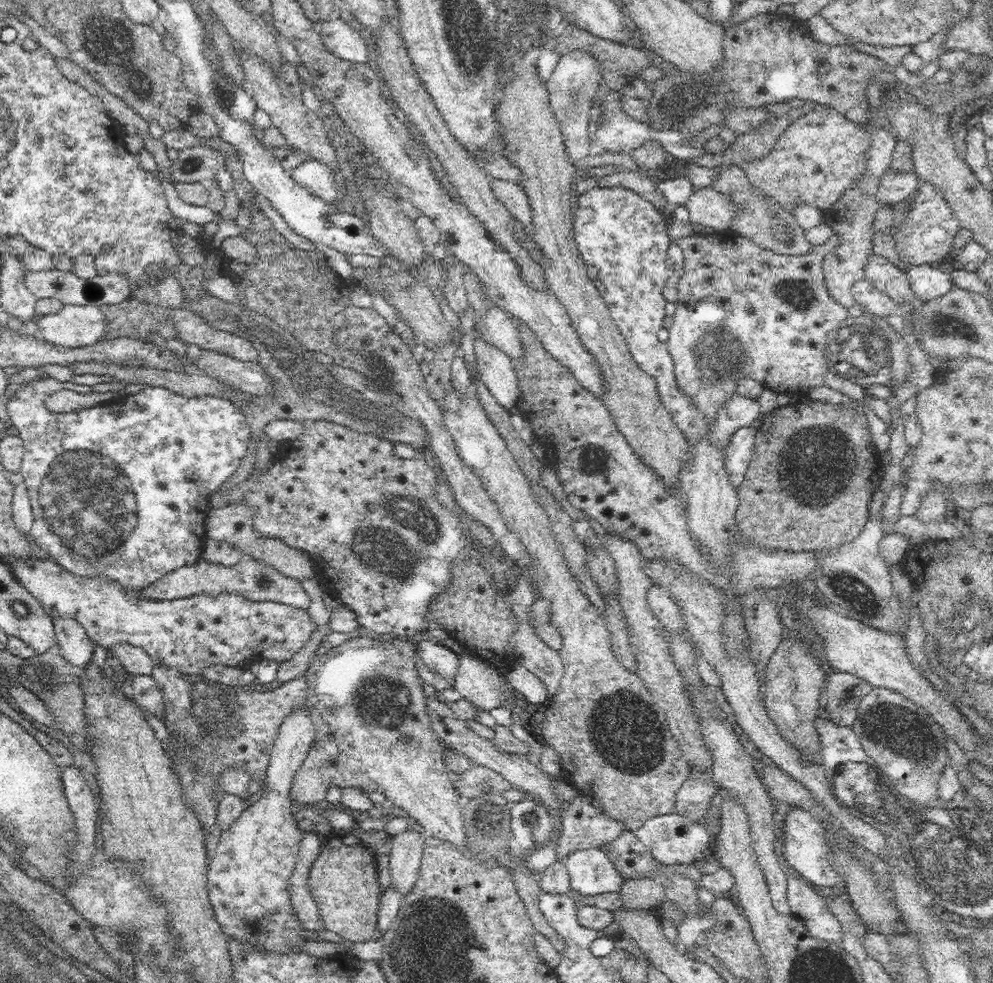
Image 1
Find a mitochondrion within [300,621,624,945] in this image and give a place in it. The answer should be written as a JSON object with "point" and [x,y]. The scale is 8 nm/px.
{"point":[386,702]}

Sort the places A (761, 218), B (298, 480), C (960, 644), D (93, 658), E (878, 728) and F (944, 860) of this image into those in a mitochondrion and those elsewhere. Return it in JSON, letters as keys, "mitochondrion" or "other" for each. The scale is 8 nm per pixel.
{"A":"mitochondrion","B":"other","C":"mitochondrion","D":"other","E":"mitochondrion","F":"mitochondrion"}

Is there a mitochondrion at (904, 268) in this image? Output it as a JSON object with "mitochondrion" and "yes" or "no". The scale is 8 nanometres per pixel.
{"mitochondrion":"no"}

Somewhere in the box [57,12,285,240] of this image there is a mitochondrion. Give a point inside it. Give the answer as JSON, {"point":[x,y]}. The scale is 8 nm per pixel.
{"point":[111,42]}

